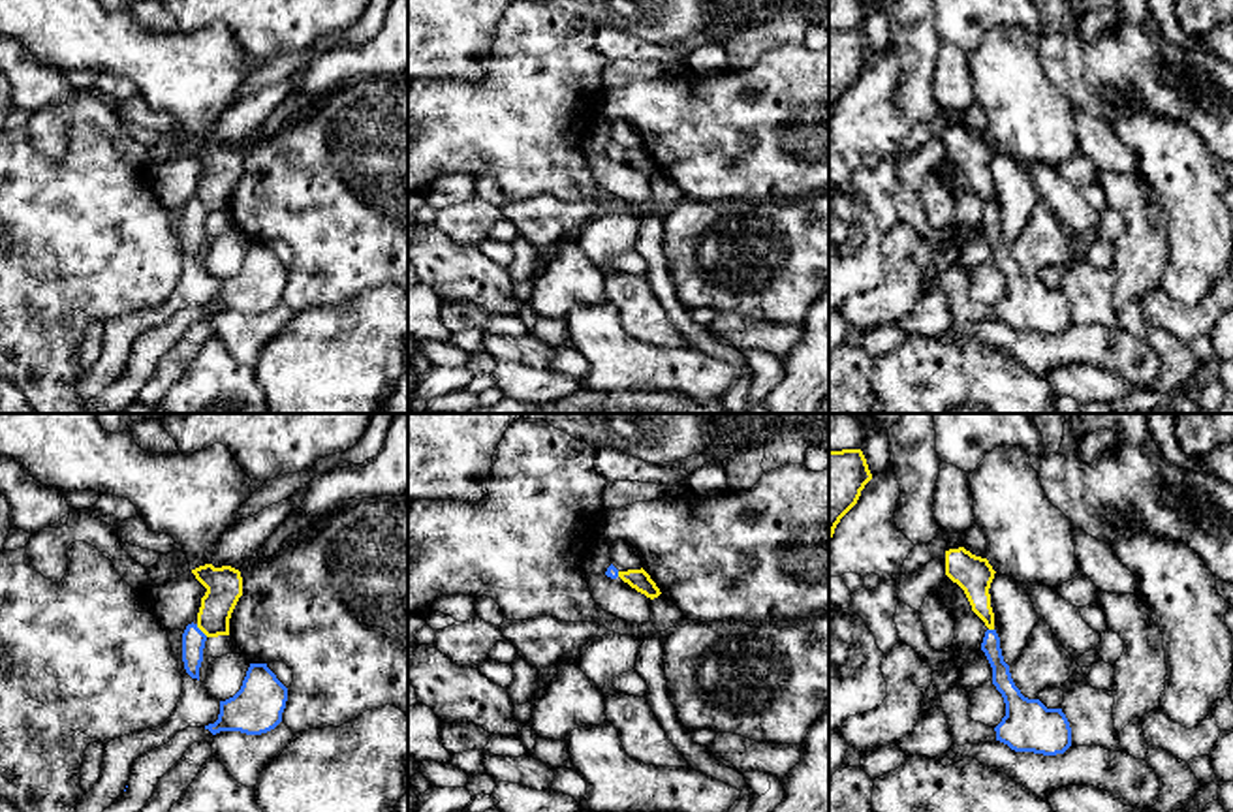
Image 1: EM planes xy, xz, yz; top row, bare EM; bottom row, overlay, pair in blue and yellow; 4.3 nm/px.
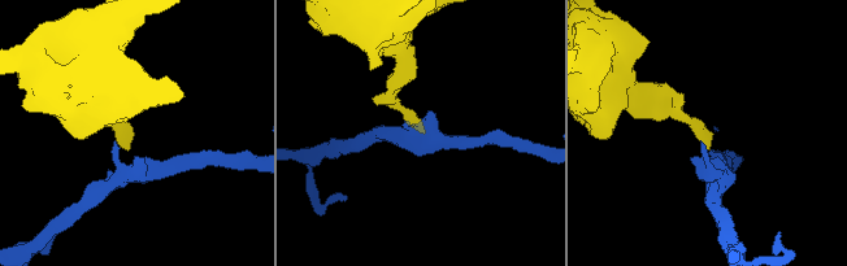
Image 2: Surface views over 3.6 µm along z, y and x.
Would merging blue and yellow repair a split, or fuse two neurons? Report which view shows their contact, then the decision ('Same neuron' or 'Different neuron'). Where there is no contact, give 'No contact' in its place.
Touches blue in xy. Different neuron

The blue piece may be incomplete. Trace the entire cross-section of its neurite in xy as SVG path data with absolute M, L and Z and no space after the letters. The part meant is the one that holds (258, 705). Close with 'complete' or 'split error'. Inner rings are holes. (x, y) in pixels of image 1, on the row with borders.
M250 664L241 690L220 701L218 720L205 726L205 729L212 735L220 731L267 733L282 722L286 701L288 688L267 664Z | complete

